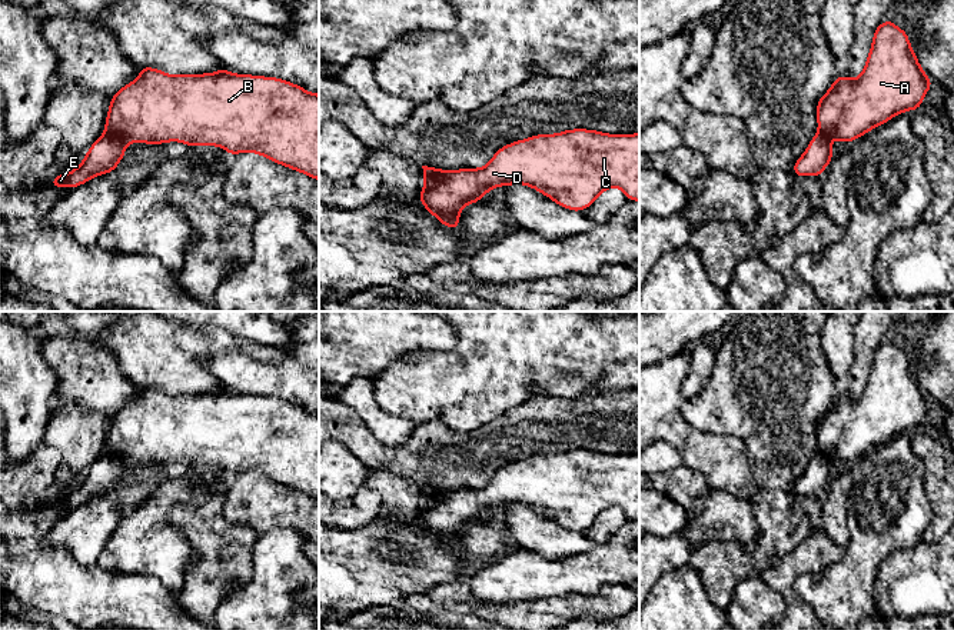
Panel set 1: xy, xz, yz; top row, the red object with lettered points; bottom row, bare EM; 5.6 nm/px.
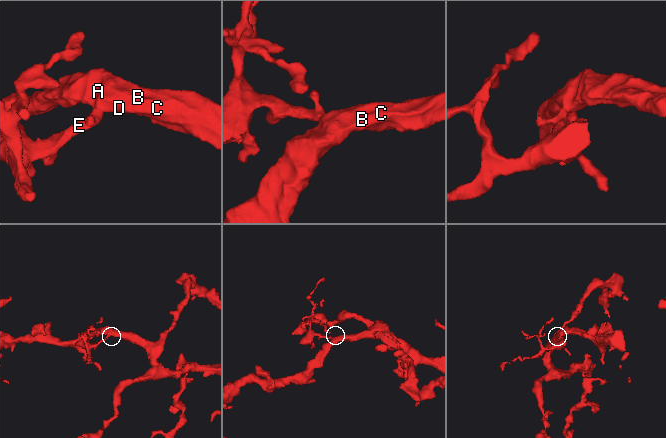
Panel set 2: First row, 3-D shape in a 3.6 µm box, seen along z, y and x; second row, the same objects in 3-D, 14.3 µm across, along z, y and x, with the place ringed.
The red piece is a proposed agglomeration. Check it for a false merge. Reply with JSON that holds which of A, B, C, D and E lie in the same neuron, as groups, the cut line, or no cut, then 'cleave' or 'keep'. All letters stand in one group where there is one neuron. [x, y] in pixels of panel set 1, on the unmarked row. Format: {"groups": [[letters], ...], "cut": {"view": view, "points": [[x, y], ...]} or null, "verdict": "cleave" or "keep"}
{"groups": [["A", "B", "C", "D"], ["E"]], "cut": {"view": "xy", "points": [[105, 452], [126, 462]]}, "verdict": "cleave"}

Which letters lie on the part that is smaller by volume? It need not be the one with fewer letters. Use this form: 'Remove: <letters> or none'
Remove: E

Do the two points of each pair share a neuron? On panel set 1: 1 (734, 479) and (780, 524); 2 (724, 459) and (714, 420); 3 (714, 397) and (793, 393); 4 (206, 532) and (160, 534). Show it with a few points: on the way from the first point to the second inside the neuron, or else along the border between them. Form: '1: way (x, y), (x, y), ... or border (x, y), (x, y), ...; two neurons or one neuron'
1: border (760, 489), (750, 500); two neurons
2: border (685, 420), (705, 432), (737, 436), (747, 449); two neurons
3: way (734, 397), (773, 393); one neuron
4: border (183, 502), (168, 519), (192, 550); two neurons

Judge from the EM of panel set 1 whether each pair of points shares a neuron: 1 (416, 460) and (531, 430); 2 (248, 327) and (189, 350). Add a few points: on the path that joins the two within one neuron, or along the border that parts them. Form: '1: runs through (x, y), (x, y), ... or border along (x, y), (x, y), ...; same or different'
1: runs through (445, 459), (472, 459), (502, 442); same
2: border along (212, 326), (263, 346); different

